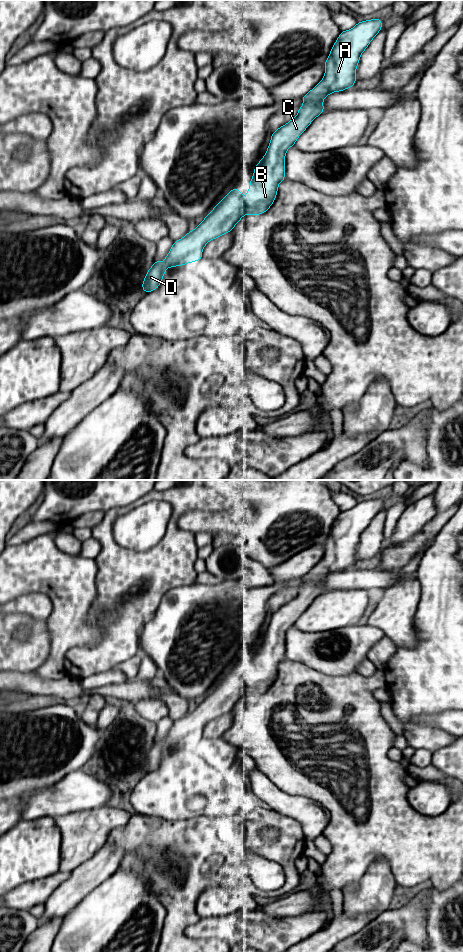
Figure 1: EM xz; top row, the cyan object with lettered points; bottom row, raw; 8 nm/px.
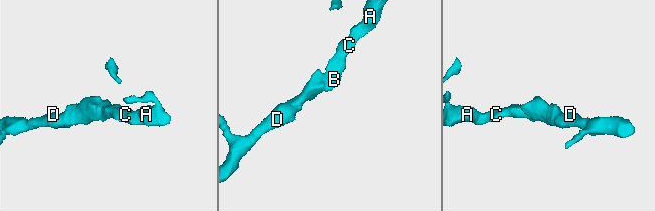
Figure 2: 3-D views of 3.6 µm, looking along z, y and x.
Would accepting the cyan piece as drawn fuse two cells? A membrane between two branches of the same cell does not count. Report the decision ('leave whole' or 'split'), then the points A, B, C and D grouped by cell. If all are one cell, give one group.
leave whole; A B C D

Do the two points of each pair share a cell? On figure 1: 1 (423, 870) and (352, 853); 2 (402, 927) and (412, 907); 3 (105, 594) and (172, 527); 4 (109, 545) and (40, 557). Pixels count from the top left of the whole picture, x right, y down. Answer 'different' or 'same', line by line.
1: same
2: same
3: same
4: different

